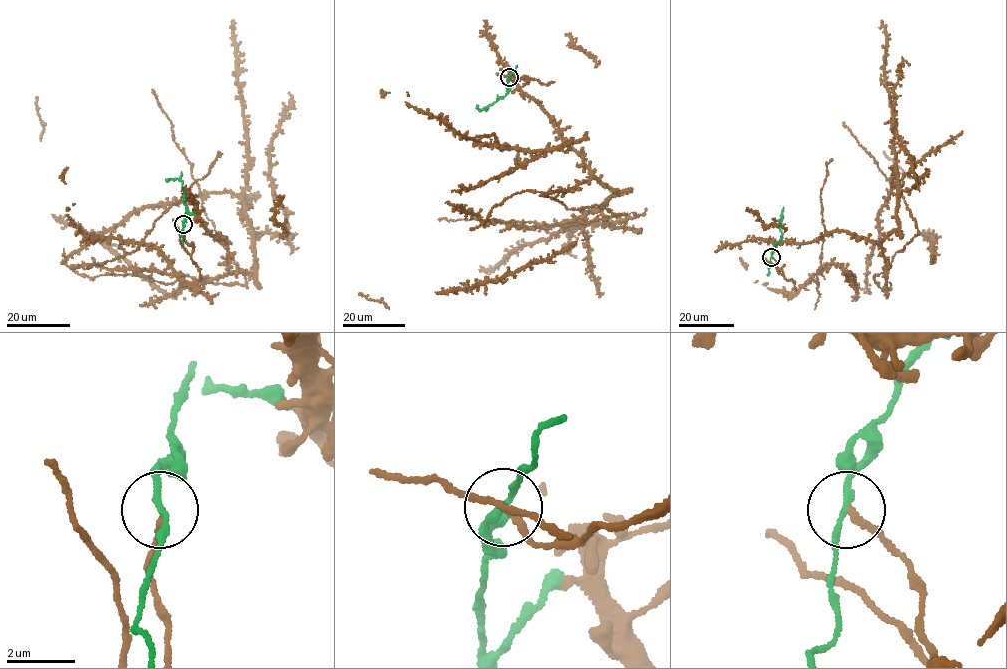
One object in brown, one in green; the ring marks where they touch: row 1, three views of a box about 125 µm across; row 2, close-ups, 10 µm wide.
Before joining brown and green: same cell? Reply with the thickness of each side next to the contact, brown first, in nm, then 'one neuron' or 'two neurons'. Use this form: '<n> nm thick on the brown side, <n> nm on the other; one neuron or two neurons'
200 nm thick on the brown side, 160 nm on the other; two neurons

